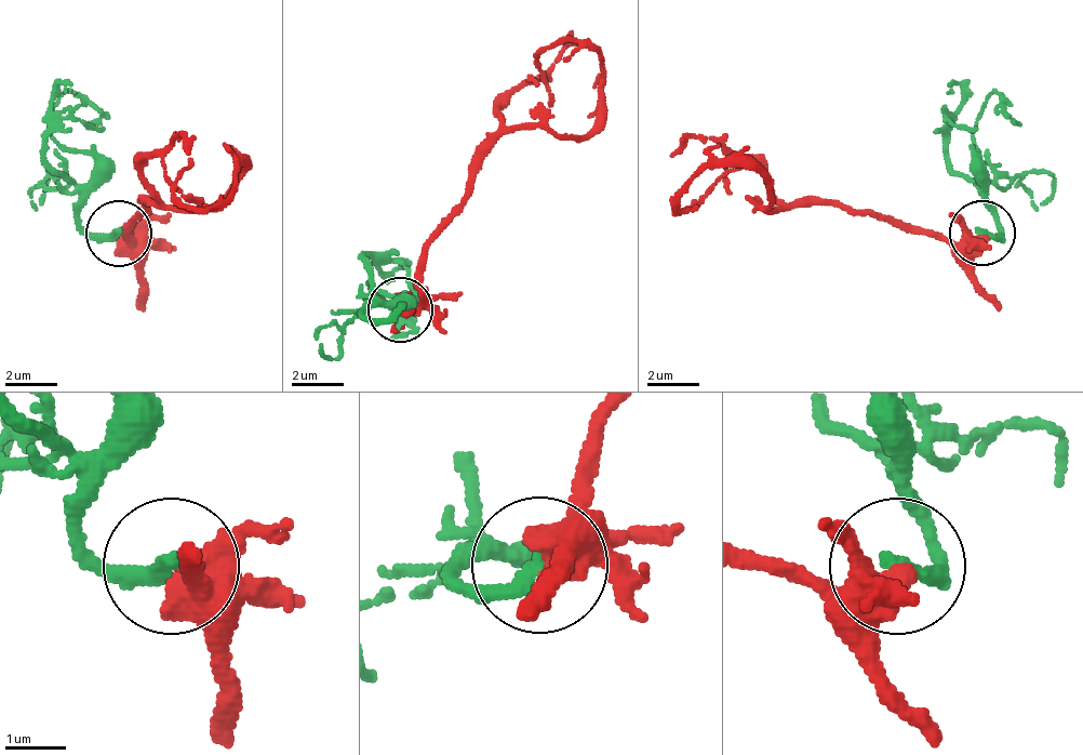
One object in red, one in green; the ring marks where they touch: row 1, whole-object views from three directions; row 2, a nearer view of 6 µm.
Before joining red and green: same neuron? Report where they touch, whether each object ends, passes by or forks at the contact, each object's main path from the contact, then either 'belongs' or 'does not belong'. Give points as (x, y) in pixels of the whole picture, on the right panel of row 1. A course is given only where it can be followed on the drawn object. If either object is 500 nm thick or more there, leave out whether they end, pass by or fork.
place (983, 233); red ends; green ends; course red (985, 235), (935, 241), (826, 201), (765, 208), (757, 168), (690, 174), (667, 200); course green (985, 235), (998, 235), (978, 110), (998, 91), (1004, 110), (1020, 123); does not belong

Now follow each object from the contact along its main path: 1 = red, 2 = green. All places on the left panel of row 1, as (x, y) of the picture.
1: (118, 235), (123, 240), (145, 200), (168, 207), (210, 207), (241, 167), (221, 199)
2: (118, 235), (94, 235), (80, 222), (48, 110), (74, 91), (96, 110), (88, 123)

